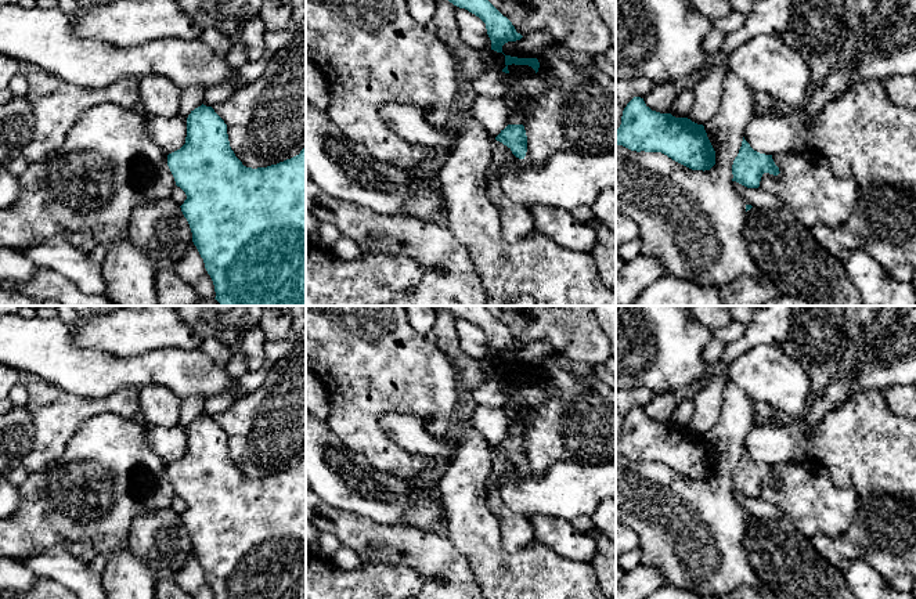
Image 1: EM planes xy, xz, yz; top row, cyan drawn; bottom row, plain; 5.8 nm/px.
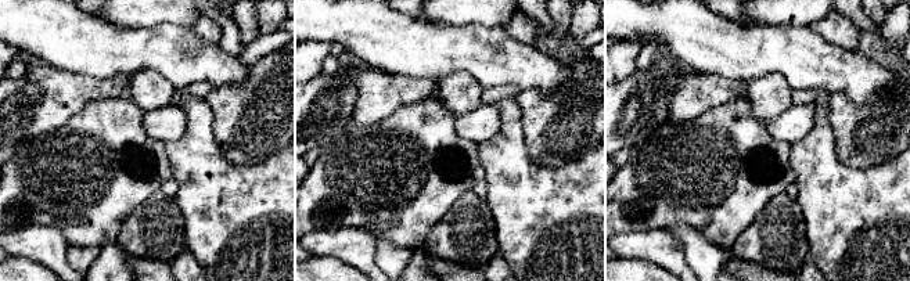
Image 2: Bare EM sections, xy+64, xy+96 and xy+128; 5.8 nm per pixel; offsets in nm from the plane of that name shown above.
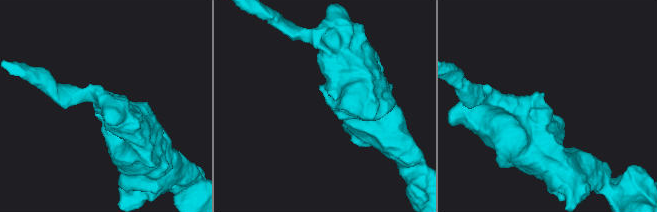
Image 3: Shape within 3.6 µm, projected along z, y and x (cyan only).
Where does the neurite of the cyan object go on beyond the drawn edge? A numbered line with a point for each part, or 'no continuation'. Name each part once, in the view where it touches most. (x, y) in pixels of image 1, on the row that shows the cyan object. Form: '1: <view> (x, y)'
no continuation

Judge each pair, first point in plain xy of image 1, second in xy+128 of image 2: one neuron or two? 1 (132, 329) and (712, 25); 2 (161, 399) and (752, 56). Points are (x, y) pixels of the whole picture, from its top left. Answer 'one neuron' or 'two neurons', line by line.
1: two neurons
2: two neurons

